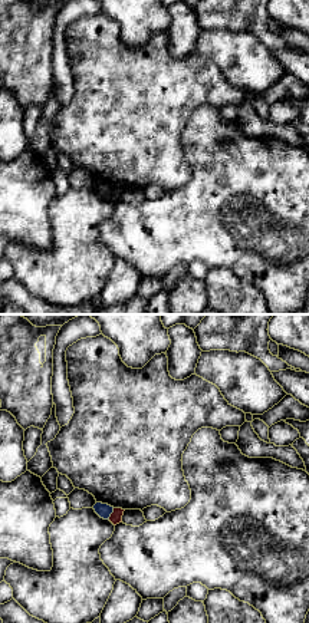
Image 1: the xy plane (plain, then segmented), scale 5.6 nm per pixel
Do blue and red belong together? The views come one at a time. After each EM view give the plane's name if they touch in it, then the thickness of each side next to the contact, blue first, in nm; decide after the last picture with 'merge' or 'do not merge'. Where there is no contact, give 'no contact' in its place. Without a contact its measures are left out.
contact in xy; calibres 80 and 70 nm

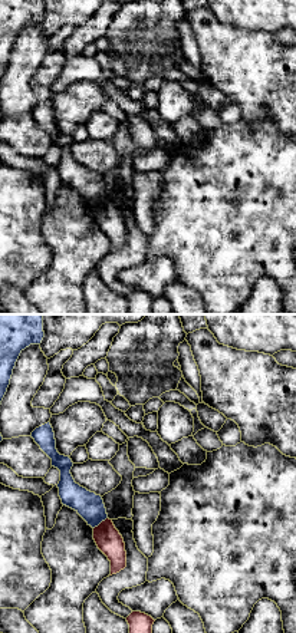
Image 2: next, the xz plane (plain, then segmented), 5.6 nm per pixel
contact in xz; calibres 150 and 150 nm

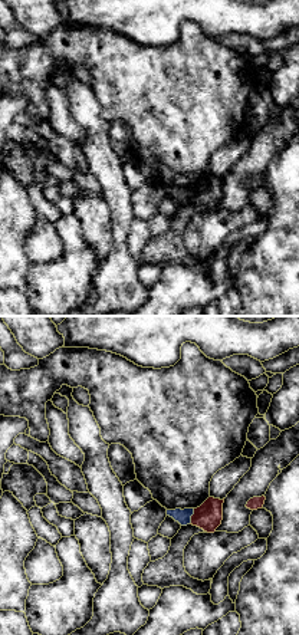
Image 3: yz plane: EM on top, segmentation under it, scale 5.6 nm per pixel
contact in yz; calibres 80 and 150 nm

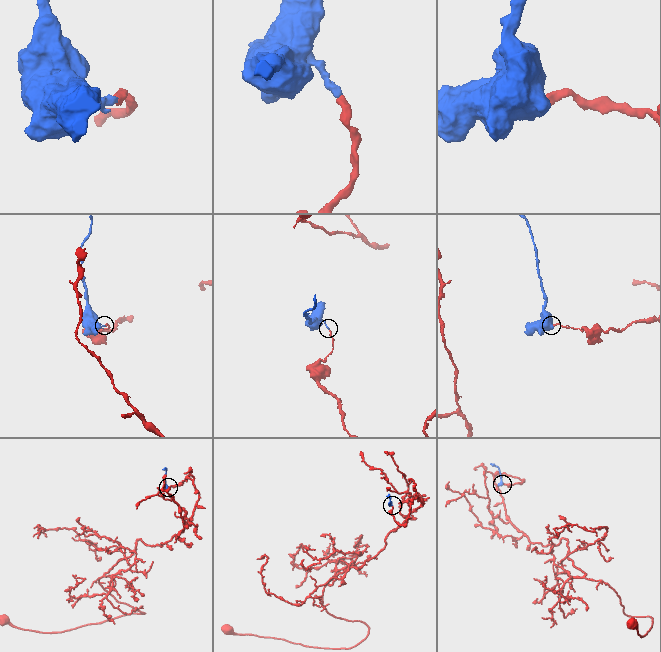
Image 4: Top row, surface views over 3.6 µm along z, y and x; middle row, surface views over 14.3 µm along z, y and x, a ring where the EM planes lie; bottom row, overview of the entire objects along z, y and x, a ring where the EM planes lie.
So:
do not merge

